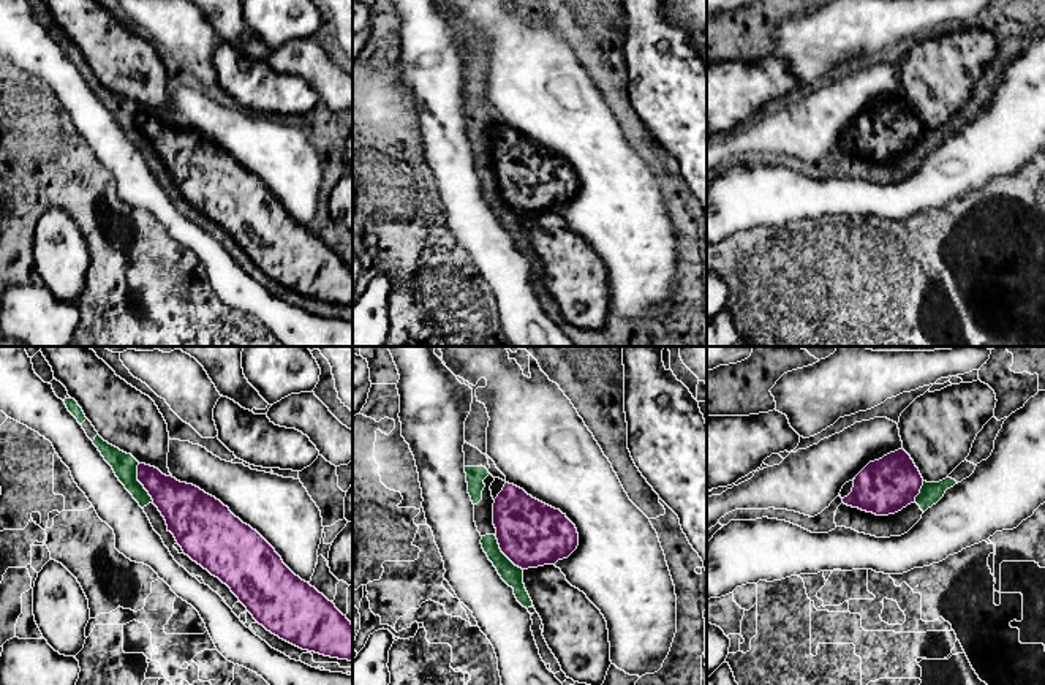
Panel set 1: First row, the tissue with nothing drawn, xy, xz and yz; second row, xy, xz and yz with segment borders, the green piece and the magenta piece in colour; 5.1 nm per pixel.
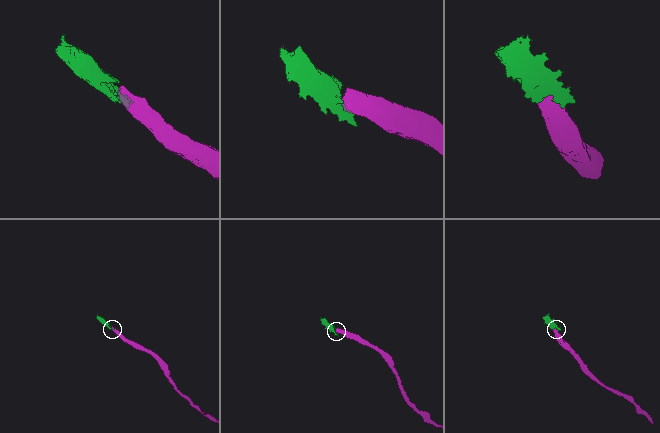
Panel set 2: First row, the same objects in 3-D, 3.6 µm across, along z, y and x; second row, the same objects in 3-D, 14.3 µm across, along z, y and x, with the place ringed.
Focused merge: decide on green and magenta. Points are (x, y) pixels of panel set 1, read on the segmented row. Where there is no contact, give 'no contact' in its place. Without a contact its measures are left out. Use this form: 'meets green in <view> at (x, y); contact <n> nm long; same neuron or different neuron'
meets green in xy at (139, 483); contact 220 nm long; same neuron

